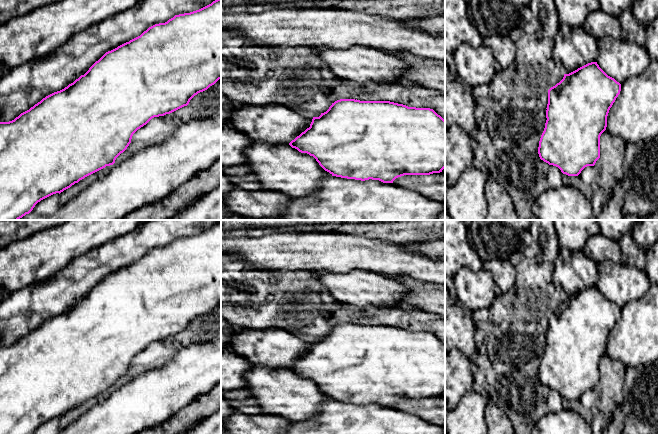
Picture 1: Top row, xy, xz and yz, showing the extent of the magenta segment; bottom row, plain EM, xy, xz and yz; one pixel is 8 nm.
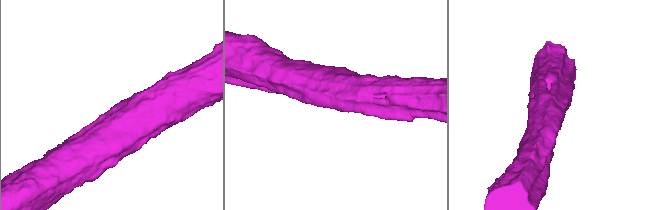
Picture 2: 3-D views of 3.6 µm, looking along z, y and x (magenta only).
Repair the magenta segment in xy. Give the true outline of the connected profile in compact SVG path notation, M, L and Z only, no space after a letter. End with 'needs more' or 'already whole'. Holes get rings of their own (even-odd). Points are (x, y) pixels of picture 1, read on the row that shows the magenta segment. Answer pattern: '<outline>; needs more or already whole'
M221 0L155 24L140 36L106 52L89 70L14 120L0 122L0 220L19 220L41 200L113 165L133 134L152 118L170 114L221 79Z; already whole

